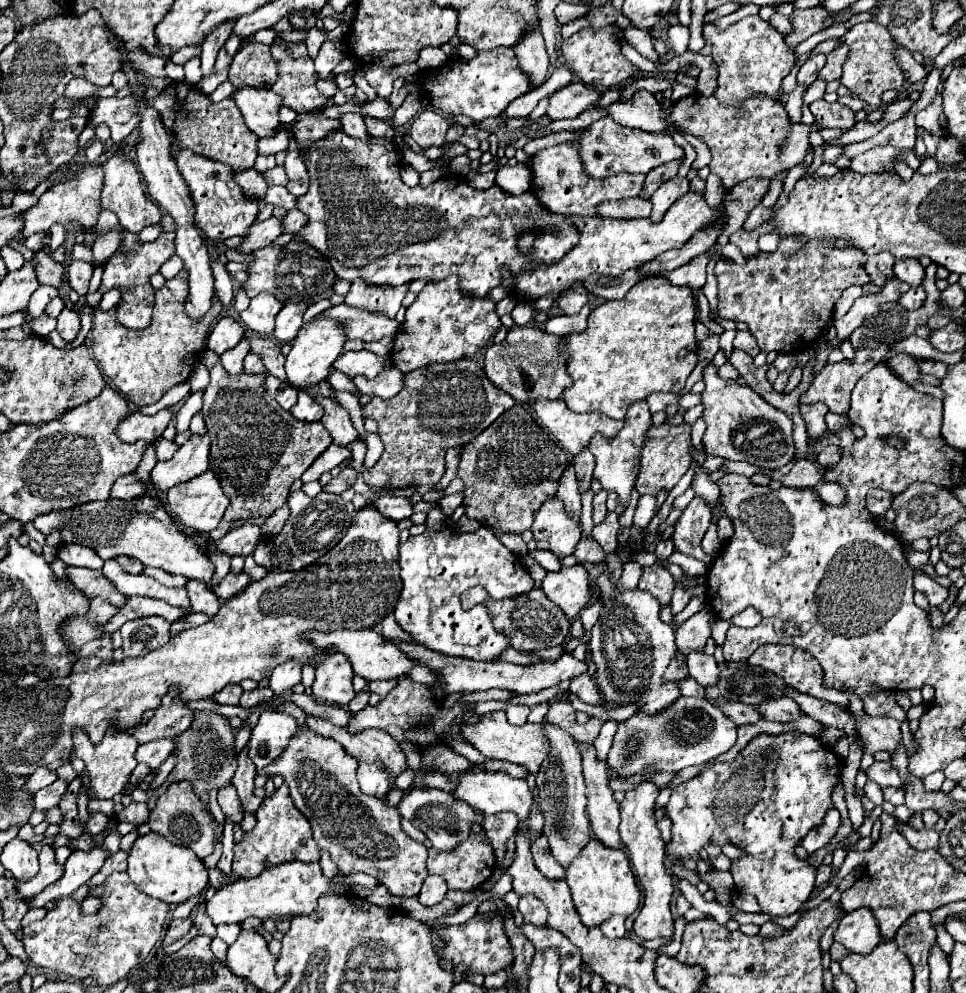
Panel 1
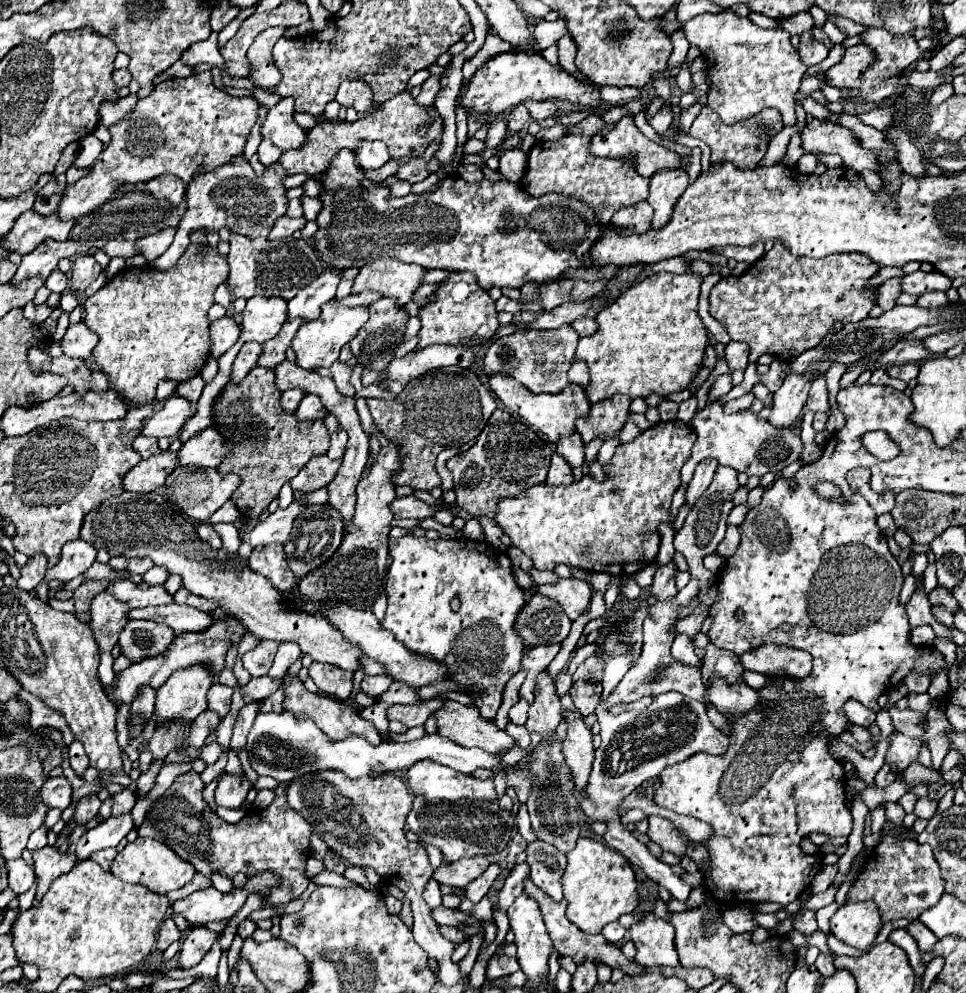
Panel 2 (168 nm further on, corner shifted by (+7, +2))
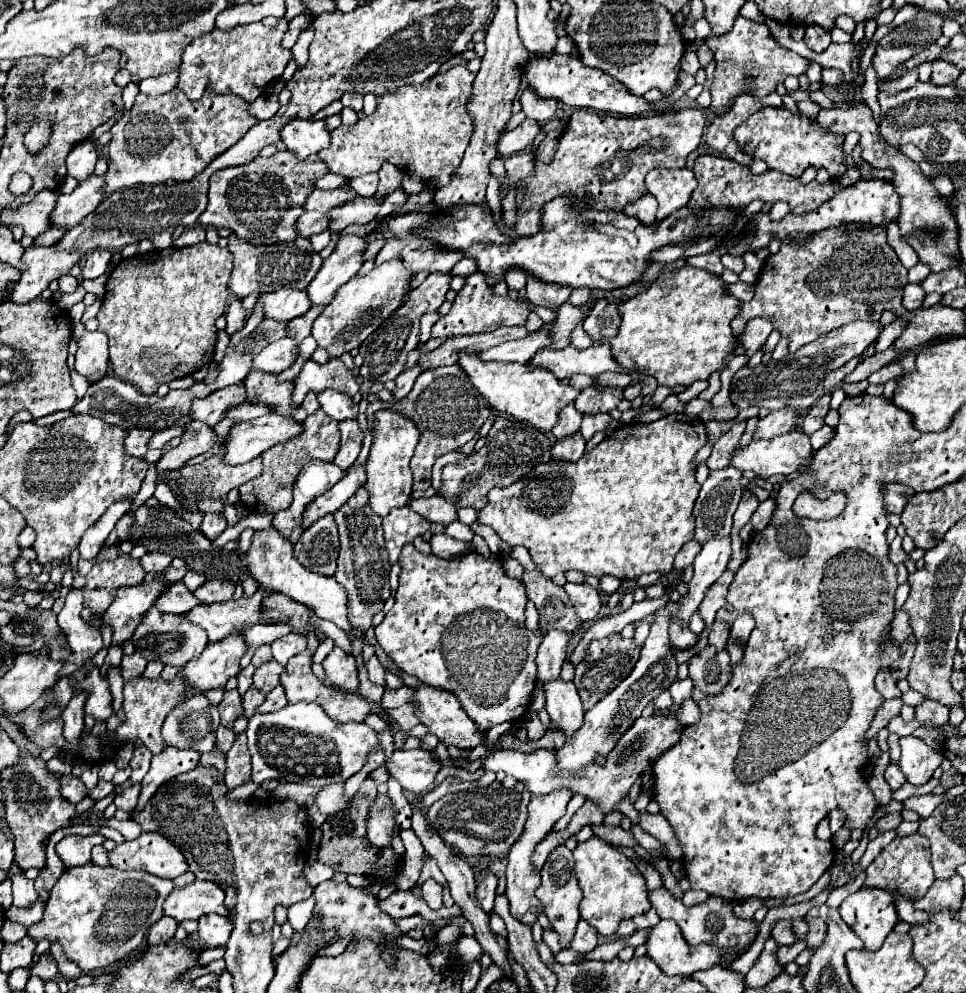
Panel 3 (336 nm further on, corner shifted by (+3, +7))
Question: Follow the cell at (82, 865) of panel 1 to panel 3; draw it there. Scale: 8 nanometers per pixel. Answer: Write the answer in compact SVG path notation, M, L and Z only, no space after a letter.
M170 746L164 750L164 754L152 756L152 766L142 780L142 792L140 792L140 800L136 808L144 806L144 802L152 798L158 786L168 782L176 774L194 770L198 766L198 760L200 760L200 752L196 750L180 750L180 748L170 748Z

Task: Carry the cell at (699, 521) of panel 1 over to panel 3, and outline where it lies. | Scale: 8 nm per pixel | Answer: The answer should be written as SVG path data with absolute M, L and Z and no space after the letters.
M738 422L726 434L720 436L720 440L712 448L710 458L706 460L710 470L720 470L720 468L728 468L730 466L730 458L732 458L734 450L738 448L744 430L746 430L746 422Z

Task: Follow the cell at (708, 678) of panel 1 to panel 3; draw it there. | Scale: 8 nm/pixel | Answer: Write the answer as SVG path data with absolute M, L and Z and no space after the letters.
M676 618L670 620L668 634L670 634L672 648L678 648L678 650L684 650L684 648L688 648L690 644L696 642L696 634L688 626L680 626L680 622Z

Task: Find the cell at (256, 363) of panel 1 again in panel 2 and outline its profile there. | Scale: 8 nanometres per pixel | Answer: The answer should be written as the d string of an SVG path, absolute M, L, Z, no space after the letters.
M294 319L294 321L286 321L286 325L278 331L276 337L272 337L270 341L262 343L262 353L258 357L258 365L262 367L276 367L276 363L280 363L284 359L284 351L290 347L290 341L294 337L294 333L298 331L298 327L302 325L302 319Z

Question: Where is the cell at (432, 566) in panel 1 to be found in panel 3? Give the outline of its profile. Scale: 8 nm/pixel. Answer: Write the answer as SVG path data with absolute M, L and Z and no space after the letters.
M404 546L400 564L402 572L394 596L396 602L376 628L380 648L406 674L416 676L426 686L452 692L464 712L476 722L476 730L486 732L502 722L520 722L528 712L526 706L536 688L534 660L544 636L544 632L532 632L524 626L526 592L522 580L508 578L496 556L482 558L480 554L468 554L456 560L442 560L434 554L424 556L414 546Z

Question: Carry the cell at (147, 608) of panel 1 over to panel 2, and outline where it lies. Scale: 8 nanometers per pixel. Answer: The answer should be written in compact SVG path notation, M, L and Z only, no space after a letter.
M178 603L130 609L128 619L150 619L156 623L164 623L164 625L172 627L174 633L204 631L212 623L212 617L208 613L204 613L196 607L190 607L190 605L178 605Z

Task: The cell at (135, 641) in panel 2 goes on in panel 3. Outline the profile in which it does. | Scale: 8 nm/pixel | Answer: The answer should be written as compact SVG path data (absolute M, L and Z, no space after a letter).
M152 608L144 616L140 626L136 628L136 632L132 636L132 642L144 658L162 660L164 664L172 664L172 666L182 668L186 662L190 662L194 656L198 656L206 648L208 634L200 626L192 624L188 618L184 618L180 614L164 614L160 610Z

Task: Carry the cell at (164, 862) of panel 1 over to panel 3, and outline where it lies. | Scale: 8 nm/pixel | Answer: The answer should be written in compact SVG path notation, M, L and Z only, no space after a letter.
M144 832L132 842L122 842L120 846L116 846L114 850L108 852L108 860L110 860L110 866L114 866L118 870L146 870L154 876L170 878L170 880L178 878L180 874L184 874L188 870L182 852L172 842L168 842L164 836L160 836L156 832Z

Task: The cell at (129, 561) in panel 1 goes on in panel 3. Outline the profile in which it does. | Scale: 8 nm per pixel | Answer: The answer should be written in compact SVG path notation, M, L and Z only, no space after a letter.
M150 552L140 562L142 562L146 572L162 572L164 568L170 566L172 556L170 554L162 554L162 552Z

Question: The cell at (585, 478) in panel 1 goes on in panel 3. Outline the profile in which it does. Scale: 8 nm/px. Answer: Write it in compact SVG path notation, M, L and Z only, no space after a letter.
M568 404L564 410L560 410L558 424L552 428L552 434L556 438L576 434L576 432L580 432L580 422L582 422L582 414L574 408L574 404Z

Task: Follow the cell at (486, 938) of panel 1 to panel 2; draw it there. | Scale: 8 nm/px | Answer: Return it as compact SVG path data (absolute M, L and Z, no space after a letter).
M442 927L442 929L440 929L440 933L442 933L446 939L450 939L452 943L456 943L456 945L460 945L460 943L468 941L466 933L462 931L462 927Z

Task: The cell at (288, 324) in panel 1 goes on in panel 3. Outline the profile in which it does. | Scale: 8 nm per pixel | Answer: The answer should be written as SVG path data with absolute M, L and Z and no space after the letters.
M342 236L334 252L324 260L322 268L308 284L308 296L314 304L330 304L336 290L358 274L364 264L366 242L360 236Z

